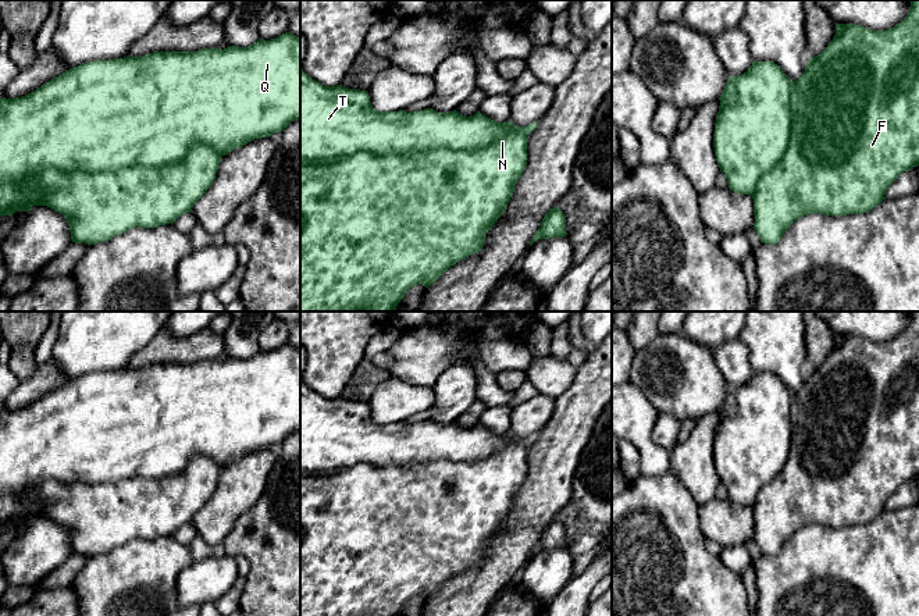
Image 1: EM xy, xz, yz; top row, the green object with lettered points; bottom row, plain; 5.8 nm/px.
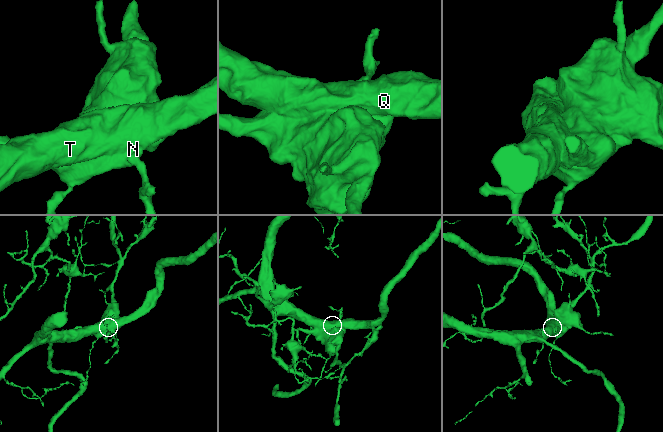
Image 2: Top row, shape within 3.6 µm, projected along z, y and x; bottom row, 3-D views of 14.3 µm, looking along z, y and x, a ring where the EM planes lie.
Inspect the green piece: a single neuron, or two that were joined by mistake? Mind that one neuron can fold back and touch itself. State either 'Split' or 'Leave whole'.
Split

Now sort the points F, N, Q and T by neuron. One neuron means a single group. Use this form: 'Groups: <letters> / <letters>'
Groups: F N / Q T

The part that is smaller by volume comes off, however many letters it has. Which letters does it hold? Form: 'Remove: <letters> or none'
Remove: F, N

